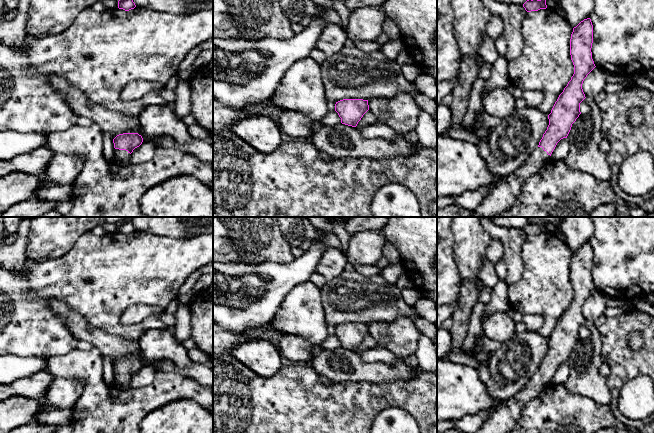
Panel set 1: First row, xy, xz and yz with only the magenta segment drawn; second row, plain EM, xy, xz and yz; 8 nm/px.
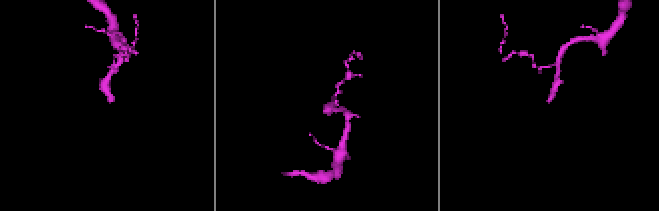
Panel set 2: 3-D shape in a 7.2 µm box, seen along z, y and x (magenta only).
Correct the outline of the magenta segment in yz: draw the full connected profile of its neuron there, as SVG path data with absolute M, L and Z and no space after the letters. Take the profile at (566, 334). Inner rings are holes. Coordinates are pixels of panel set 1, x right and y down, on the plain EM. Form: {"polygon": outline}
{"polygon": "M587 242L573 252L570 279L574 298L548 339L549 349L538 372L517 395L501 402L476 433L510 433L524 405L535 399L551 383L557 367L567 362L572 348L581 338L580 327L586 322L582 313L583 305L596 291L592 283L592 267L593 249L591 243Z"}

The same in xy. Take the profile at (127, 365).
{"polygon": "M123 357L113 363L116 376L115 386L127 390L131 388L131 377L143 366L143 362L138 357Z"}

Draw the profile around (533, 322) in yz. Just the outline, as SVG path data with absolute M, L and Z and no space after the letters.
M524 314L522 322L526 325L528 332L538 332L543 325L544 319L541 315Z

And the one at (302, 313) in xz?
M310 281L296 286L284 299L272 322L282 334L300 335L314 344L328 338L321 288Z

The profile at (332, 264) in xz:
M327 247L319 261L316 272L321 274L327 281L330 281L345 270L347 262L348 259L341 249Z

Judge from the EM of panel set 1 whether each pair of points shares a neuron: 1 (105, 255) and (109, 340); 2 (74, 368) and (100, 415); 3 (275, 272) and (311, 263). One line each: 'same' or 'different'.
1: different
2: same
3: same

